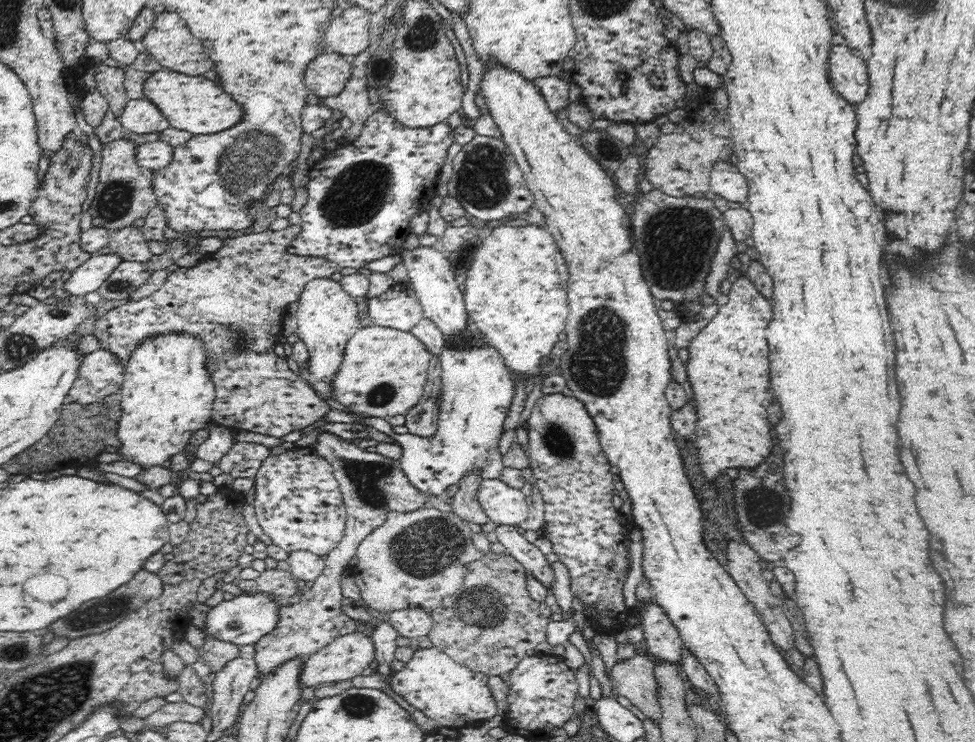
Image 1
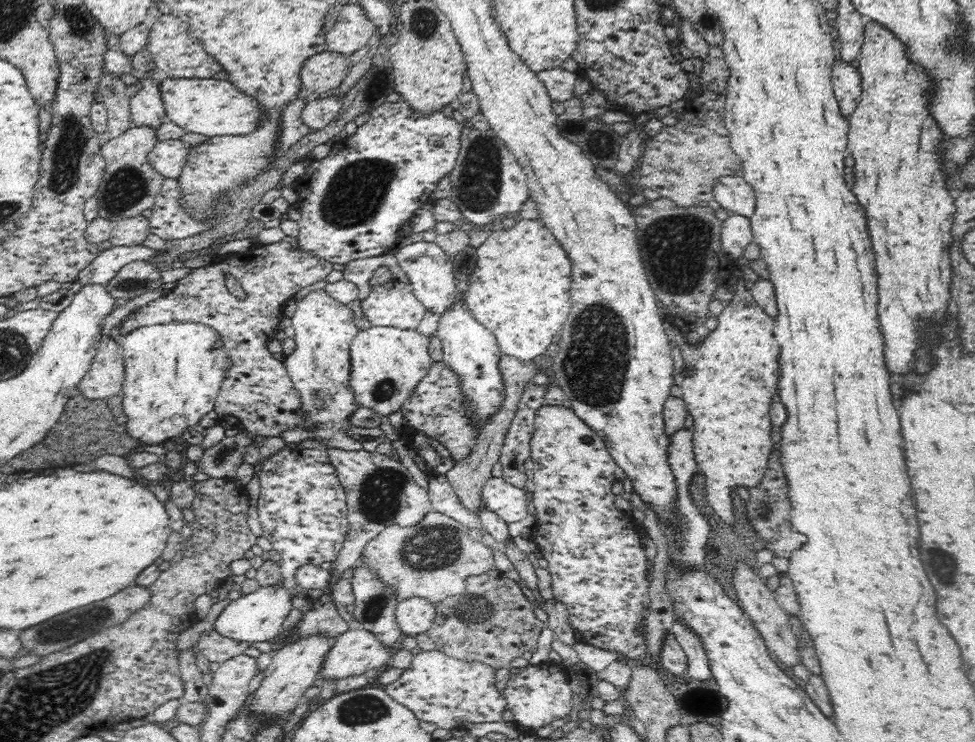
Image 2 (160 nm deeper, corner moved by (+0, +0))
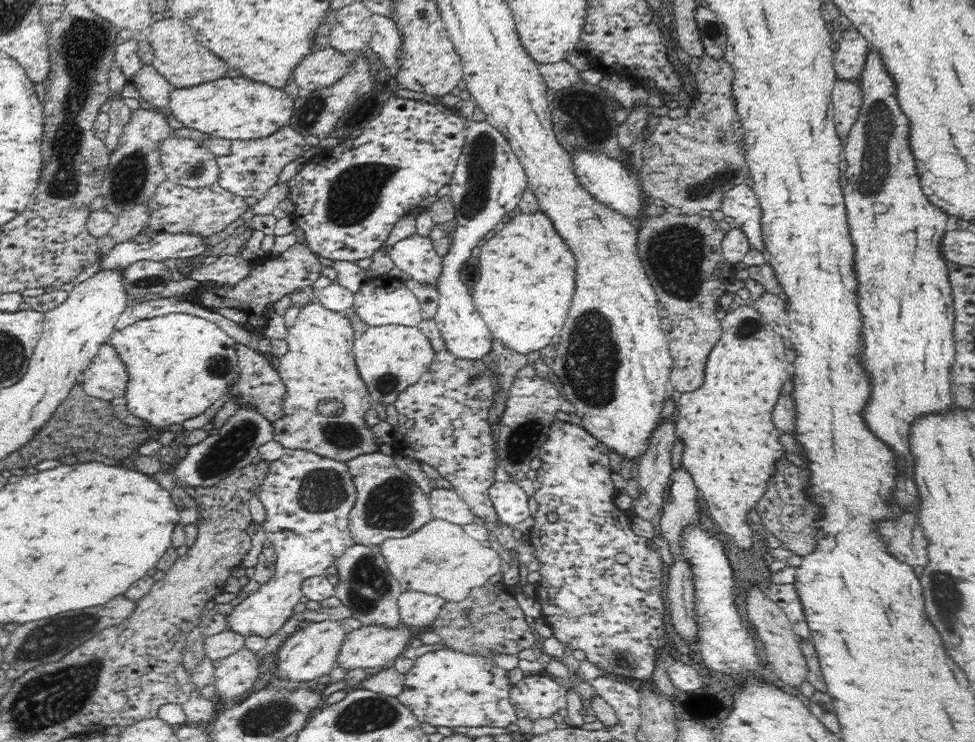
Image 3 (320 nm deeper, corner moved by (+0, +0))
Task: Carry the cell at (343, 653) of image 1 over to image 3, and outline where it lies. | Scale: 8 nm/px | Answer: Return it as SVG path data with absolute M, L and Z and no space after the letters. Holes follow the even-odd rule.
M398 622L398 626L394 626L394 628L383 624L361 626L345 636L336 664L348 670L380 668L380 666L383 668L392 667L395 660L409 647L408 643L413 638L414 632L403 622Z

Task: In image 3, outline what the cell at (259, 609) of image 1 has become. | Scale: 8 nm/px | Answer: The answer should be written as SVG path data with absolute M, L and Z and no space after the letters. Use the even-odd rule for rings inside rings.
M287 449L282 458L269 462L269 471L261 482L258 495L266 509L266 520L262 525L266 540L278 553L275 561L276 574L266 584L262 584L258 592L242 601L236 601L227 621L231 630L242 636L258 634L268 638L276 634L293 616L294 606L300 602L303 595L301 586L304 580L320 575L325 576L324 570L333 566L334 560L342 556L344 550L354 546L355 542L349 529L349 516L357 499L357 488L347 463L313 454L306 449Z

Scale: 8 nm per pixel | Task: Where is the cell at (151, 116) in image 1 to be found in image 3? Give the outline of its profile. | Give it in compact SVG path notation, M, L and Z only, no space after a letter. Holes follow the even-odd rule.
M152 64L143 65L130 82L138 88L142 100L149 102L150 107L169 109L169 96L174 88Z

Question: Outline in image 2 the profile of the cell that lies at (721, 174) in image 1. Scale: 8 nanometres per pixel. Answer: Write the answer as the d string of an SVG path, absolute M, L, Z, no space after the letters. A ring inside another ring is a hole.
M732 175L720 177L714 185L713 195L726 210L750 218L755 211L755 190L743 179Z

